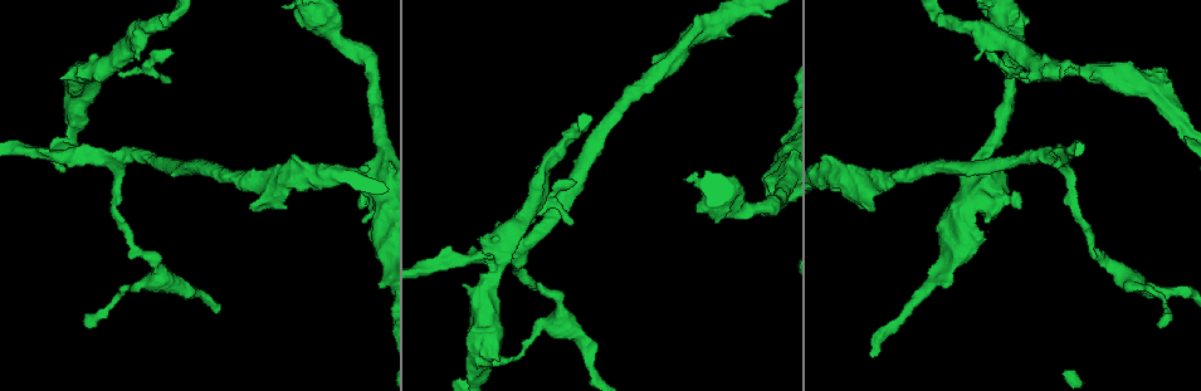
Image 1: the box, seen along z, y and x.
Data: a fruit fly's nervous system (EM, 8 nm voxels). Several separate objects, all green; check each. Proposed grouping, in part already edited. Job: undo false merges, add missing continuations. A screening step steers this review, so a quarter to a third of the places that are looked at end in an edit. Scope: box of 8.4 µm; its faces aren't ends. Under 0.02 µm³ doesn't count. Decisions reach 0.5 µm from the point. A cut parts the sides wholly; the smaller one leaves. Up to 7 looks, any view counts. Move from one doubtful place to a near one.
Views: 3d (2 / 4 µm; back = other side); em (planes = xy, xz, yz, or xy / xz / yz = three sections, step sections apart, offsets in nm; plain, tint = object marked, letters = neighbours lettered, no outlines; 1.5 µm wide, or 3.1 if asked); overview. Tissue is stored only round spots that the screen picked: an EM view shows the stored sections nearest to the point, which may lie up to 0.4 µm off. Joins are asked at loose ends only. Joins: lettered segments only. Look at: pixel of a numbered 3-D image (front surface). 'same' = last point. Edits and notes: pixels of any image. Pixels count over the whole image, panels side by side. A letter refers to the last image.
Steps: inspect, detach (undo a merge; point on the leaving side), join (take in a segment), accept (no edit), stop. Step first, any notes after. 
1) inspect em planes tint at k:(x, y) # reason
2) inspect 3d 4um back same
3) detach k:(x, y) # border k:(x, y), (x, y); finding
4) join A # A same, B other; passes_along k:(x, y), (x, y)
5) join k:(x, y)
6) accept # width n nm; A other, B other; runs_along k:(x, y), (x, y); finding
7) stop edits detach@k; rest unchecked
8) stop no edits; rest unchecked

inspect em xy step 8 tint at 1:(331, 35) # sudden change in width

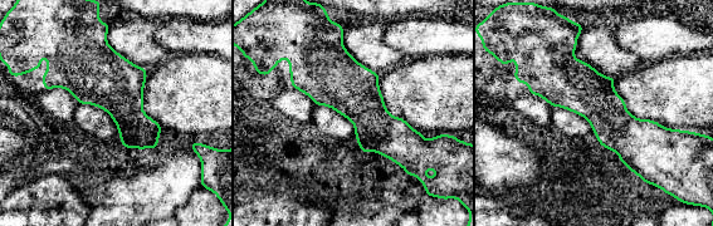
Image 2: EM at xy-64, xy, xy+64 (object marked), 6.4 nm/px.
inspect em planes tint same # another direction

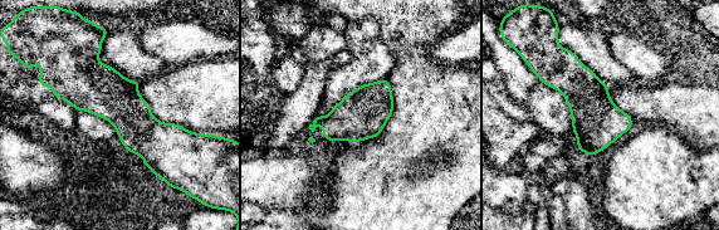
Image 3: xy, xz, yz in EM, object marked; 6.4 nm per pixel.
inspect em planes letters same # see the neighbours

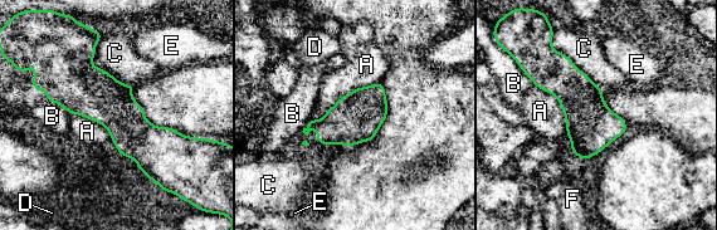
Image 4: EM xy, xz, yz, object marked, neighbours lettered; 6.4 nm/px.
accept # A other, B other, C other, D other, E other, F other; border 4:(533, 84), (556, 98), (570, 148); continuous, no second neuron

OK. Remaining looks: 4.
inspect 3d 2um at 1:(71, 119)

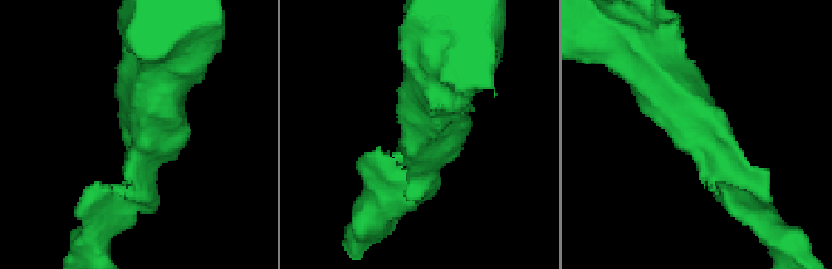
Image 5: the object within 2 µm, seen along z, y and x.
inspect em xy step 4 letters at 5:(695, 125) # arm_widths 180, 550 nm

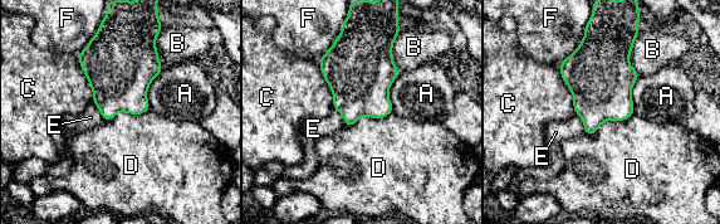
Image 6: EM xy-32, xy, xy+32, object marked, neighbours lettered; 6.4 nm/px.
accept # A other, B other, C other, D other, E other, F other; continuous, no second neuron

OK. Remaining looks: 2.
inspect em xy step 8 letters at 1:(1157, 325) # free end

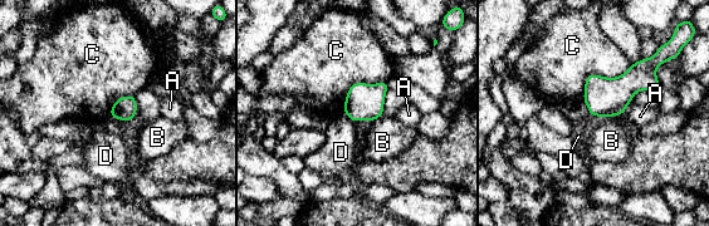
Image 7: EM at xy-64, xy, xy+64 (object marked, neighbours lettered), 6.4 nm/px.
inspect em planes letters same

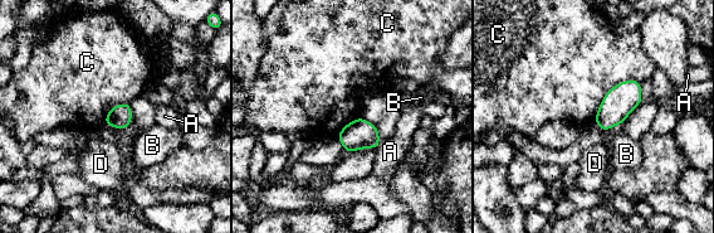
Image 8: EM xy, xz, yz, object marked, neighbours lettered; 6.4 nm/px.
accept # A other, B other, C other, D other; border 8:(640, 82), (616, 83), (593, 121); none of them fits

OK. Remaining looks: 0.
stop no edits; rest unchecked

